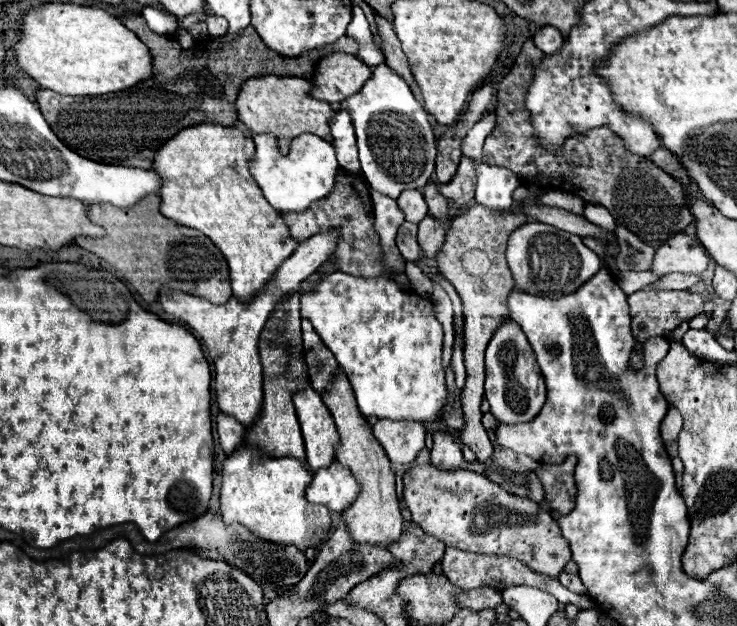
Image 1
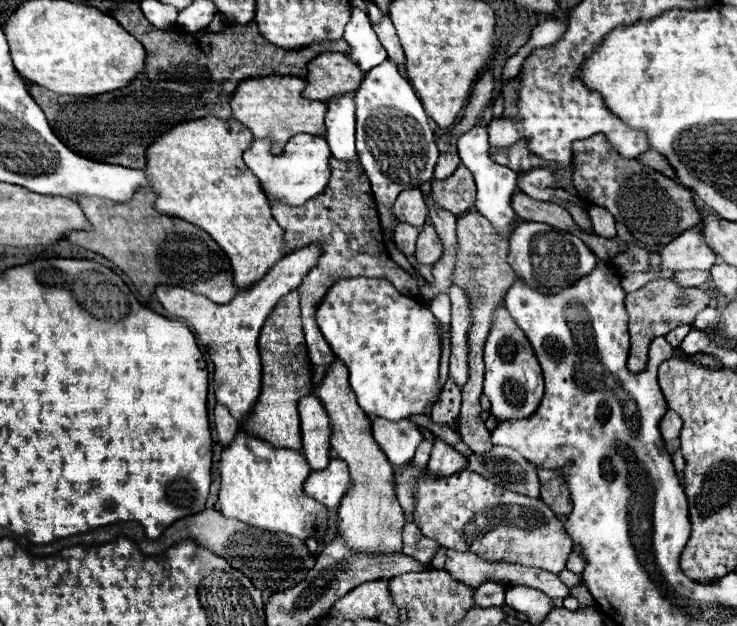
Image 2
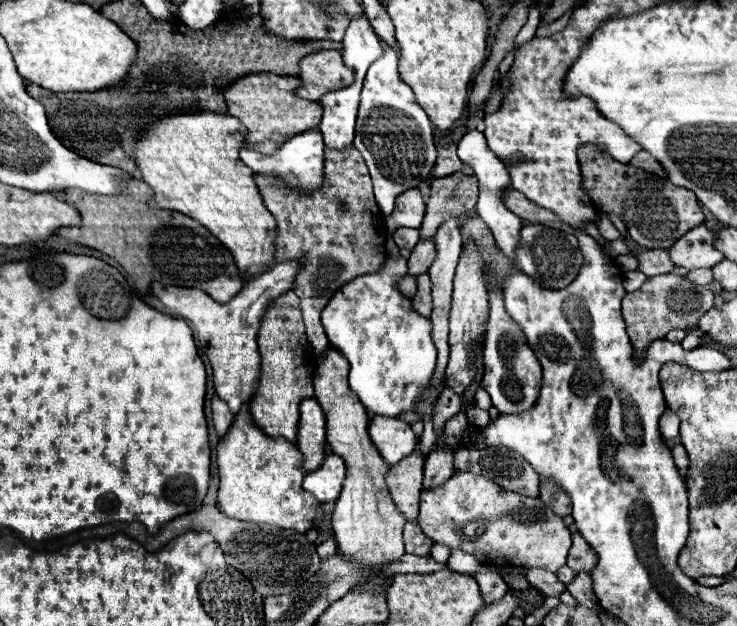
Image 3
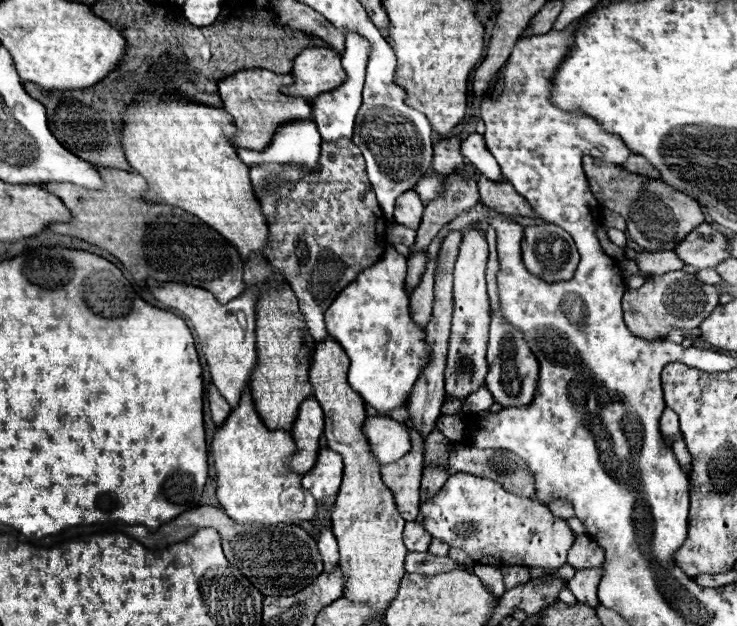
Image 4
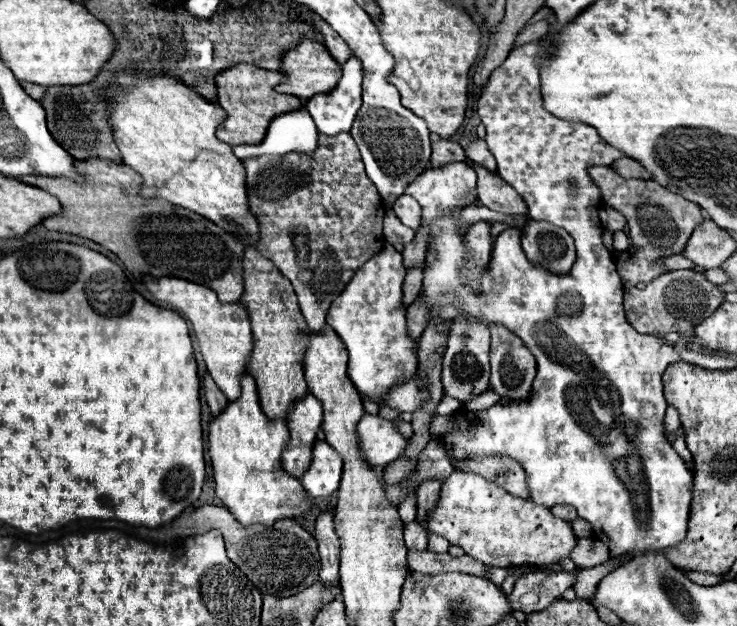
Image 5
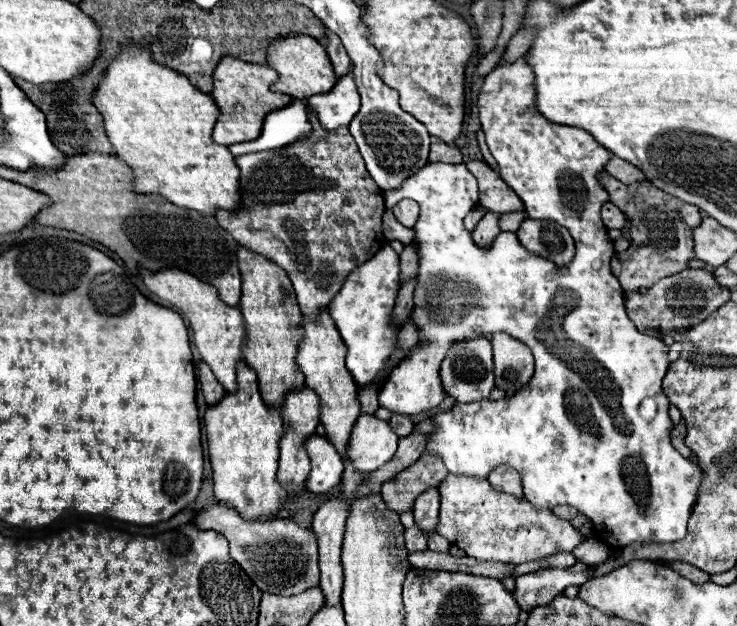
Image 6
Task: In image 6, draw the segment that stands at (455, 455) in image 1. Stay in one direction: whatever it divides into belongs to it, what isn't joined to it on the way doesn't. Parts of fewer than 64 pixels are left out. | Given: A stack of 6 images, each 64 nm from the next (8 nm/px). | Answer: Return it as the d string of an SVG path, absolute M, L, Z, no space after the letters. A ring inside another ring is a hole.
M438 488L424 490L416 498L416 502L414 502L416 526L420 526L426 534L428 532L434 532L434 528L436 528L436 522L438 522L438 502L440 502Z

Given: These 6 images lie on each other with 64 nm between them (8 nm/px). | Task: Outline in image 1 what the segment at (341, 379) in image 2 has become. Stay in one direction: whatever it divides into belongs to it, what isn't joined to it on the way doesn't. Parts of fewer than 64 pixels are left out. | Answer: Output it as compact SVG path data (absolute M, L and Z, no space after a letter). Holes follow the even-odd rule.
M338 370L336 382L332 382L332 386L328 388L328 394L324 394L322 400L332 412L332 418L340 434L336 460L342 466L350 468L350 472L360 484L360 494L356 502L352 502L352 506L344 510L342 520L348 524L352 538L356 538L358 542L378 544L386 548L388 544L396 542L402 532L402 516L400 516L400 506L396 498L396 474L390 468L384 448L372 436L370 424L360 414L360 410L356 410L356 400L352 398L352 388L348 386L348 378L344 378L344 370Z

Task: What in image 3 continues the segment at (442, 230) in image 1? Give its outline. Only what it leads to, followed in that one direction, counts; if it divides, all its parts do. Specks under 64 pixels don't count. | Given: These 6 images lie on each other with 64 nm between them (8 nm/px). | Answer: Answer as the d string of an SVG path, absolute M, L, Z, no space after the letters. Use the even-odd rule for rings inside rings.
M434 238L420 240L420 242L416 244L416 248L412 250L412 256L408 258L408 274L410 274L410 276L418 276L418 274L428 272L430 264L434 262L434 258L436 258Z

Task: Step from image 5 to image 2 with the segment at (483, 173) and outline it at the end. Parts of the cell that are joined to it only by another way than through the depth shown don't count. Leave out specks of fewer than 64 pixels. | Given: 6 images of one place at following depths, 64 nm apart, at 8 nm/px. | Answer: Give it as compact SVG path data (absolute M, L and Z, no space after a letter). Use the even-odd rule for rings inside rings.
M516 192L512 196L512 208L522 220L528 220L528 222L542 222L564 230L580 230L580 226L572 220L572 216L562 206L532 200L522 192Z

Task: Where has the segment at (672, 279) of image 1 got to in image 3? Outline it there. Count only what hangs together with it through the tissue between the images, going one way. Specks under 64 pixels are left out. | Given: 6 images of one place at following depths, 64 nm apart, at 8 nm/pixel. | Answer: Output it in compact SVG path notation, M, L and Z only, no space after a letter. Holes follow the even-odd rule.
M692 270L684 276L686 280L698 284L698 286L704 286L704 284L710 284L714 278L712 278L712 270Z

